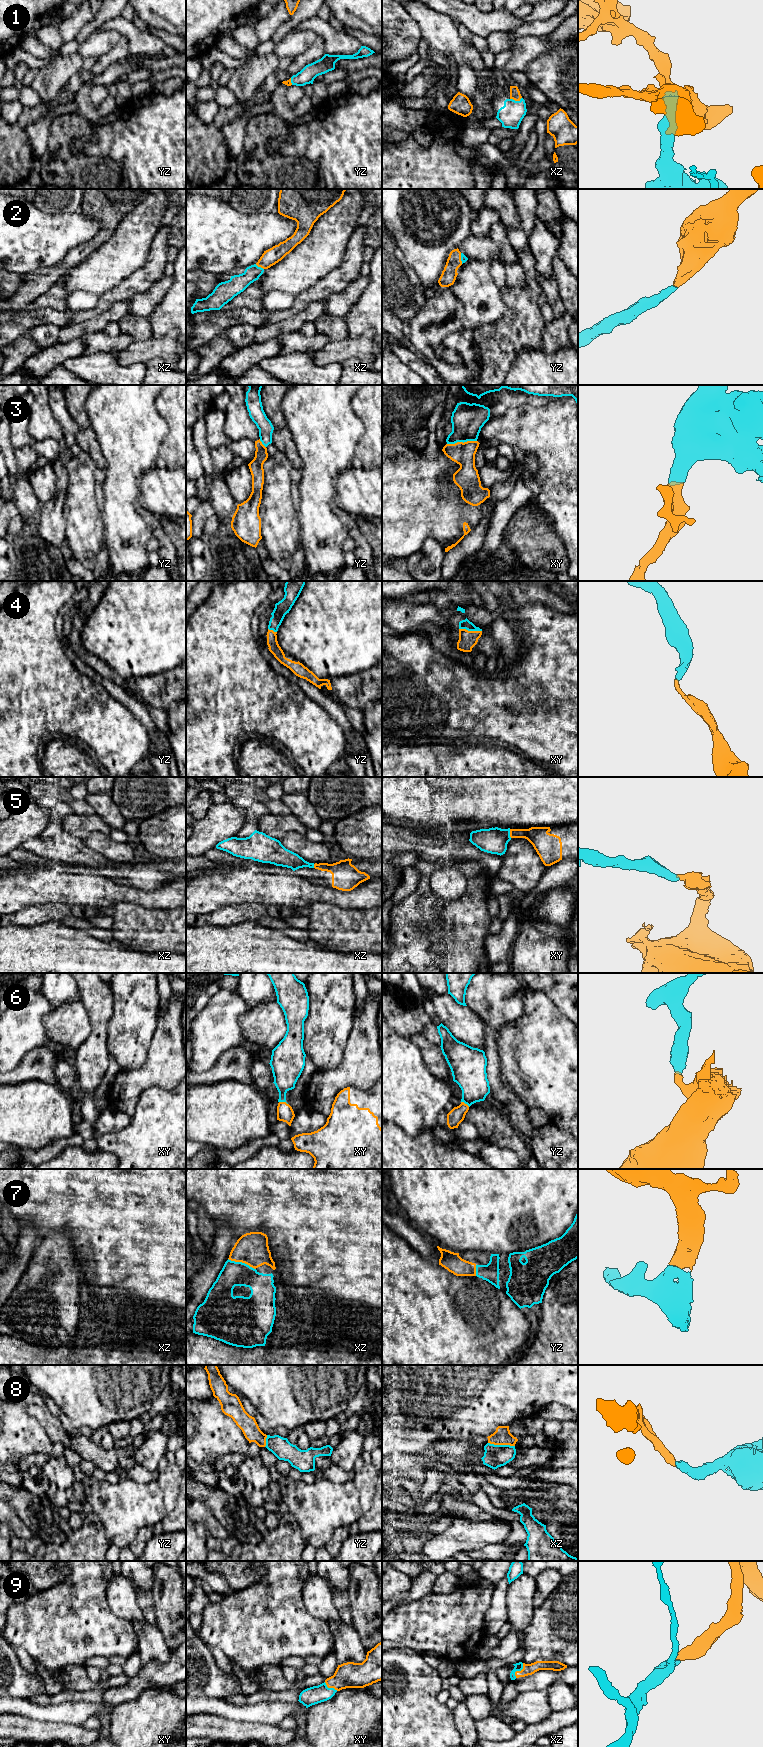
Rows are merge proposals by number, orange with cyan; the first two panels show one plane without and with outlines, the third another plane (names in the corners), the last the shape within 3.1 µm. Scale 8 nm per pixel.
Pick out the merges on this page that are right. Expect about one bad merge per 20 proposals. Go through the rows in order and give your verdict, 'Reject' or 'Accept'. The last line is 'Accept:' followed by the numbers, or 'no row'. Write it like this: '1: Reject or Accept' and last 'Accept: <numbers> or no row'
1: Accept
2: Accept
3: Accept
4: Accept
5: Accept
6: Accept
7: Accept
8: Accept
9: Accept
Accept: 1, 2, 3, 4, 5, 6, 7, 8, 9

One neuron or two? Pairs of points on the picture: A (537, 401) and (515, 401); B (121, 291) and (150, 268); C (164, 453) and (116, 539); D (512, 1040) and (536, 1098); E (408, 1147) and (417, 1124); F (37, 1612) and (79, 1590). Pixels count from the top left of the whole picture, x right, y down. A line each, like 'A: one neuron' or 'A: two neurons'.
A: one neuron
B: one neuron
C: two neurons
D: one neuron
E: two neurons
F: one neuron

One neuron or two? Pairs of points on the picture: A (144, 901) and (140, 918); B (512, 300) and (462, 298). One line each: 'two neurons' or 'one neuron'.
A: two neurons
B: two neurons

